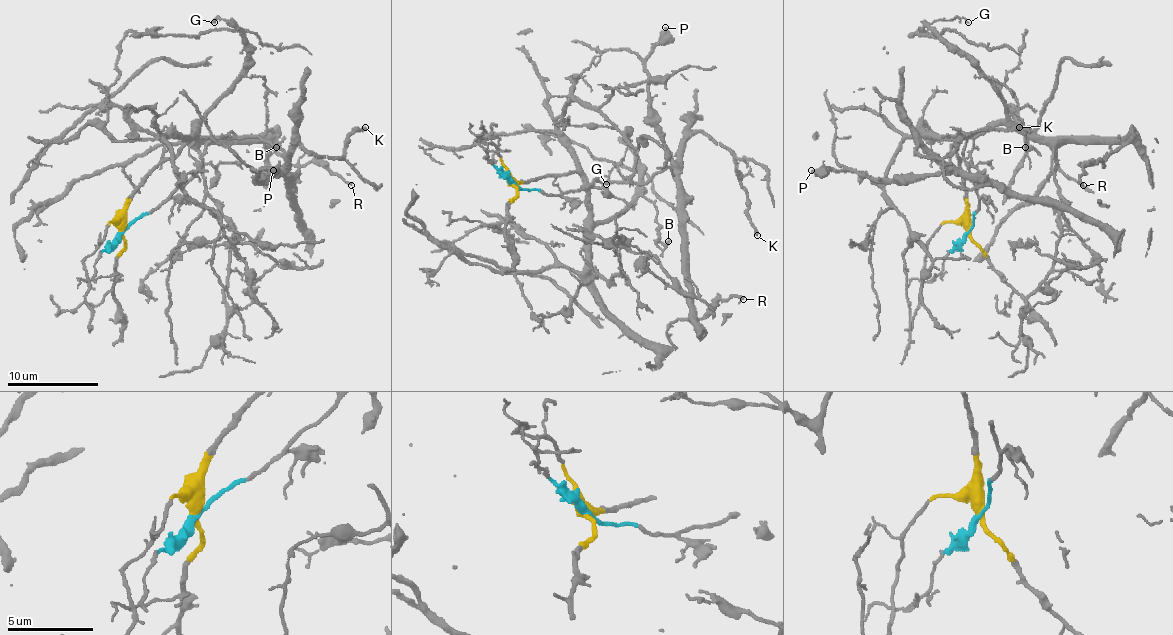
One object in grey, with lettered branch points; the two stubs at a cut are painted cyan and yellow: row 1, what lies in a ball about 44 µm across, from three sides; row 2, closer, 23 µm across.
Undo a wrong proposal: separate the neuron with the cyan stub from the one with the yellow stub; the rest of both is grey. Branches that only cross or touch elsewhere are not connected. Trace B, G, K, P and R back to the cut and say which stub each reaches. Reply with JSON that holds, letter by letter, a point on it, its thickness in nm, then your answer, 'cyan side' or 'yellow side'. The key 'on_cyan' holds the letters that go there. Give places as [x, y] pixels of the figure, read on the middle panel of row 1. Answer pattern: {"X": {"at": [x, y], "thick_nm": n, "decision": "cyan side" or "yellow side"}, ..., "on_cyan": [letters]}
{"B": {"at": [668, 241], "thick_nm": 240, "decision": "yellow side"}, "G": {"at": [606, 184], "thick_nm": 80, "decision": "yellow side"}, "K": {"at": [757, 235], "thick_nm": 240, "decision": "cyan side"}, "P": {"at": [665, 27], "thick_nm": 480, "decision": "cyan side"}, "R": {"at": [743, 299], "thick_nm": 200, "decision": "yellow side"}, "on_cyan": ["K", "P"]}

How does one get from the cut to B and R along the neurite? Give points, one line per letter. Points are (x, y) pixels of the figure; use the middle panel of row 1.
B: (514, 184), (578, 172), (596, 222), (610, 222), (646, 197), (655, 206), (655, 243), (662, 249), (669, 240)
R: (514, 184), (582, 177), (591, 293), (634, 333), (671, 349), (673, 322), (743, 299)

